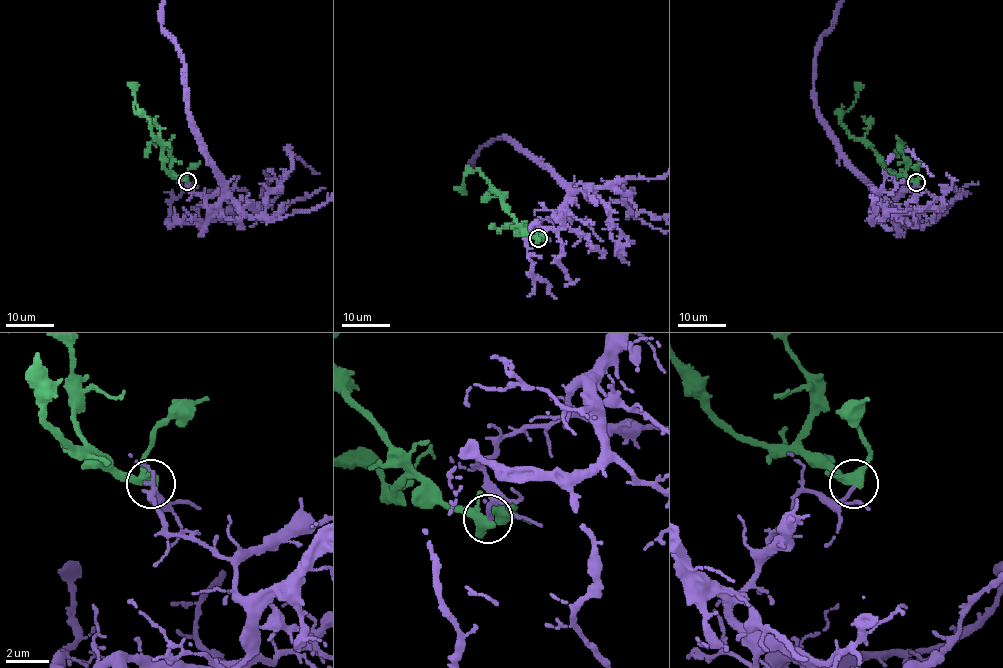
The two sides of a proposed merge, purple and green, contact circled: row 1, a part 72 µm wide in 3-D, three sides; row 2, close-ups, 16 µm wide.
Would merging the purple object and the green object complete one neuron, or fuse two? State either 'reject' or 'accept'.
reject

